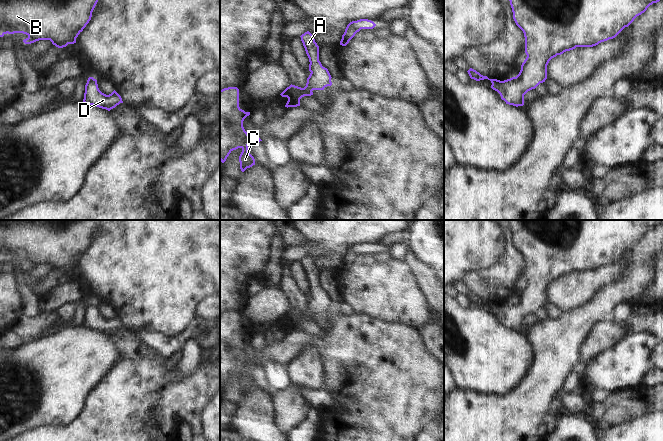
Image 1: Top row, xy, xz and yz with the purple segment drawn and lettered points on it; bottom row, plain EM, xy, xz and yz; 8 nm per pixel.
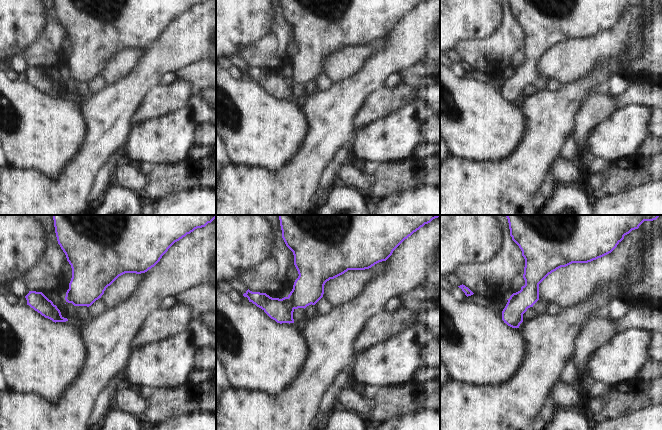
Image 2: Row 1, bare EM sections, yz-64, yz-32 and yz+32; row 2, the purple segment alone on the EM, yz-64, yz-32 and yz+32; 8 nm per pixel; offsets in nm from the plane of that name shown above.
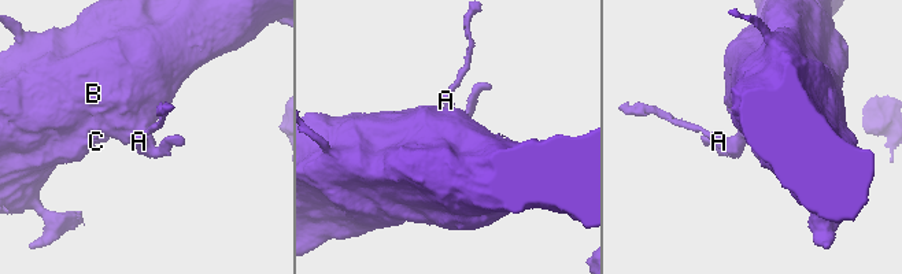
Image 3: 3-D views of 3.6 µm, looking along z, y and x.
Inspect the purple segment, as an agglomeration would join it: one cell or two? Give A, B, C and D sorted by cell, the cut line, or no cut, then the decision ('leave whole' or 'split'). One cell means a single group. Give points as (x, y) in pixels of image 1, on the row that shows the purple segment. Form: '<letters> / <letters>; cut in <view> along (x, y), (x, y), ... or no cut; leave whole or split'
A B C D; no cut; leave whole

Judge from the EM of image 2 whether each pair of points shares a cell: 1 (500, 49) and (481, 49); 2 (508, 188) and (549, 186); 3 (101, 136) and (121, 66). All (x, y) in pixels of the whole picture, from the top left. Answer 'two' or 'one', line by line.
1: one
2: two
3: two

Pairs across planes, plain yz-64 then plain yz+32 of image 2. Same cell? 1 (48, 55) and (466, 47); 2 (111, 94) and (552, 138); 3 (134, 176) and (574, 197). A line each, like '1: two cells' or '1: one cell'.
1: one cell
2: one cell
3: two cells

